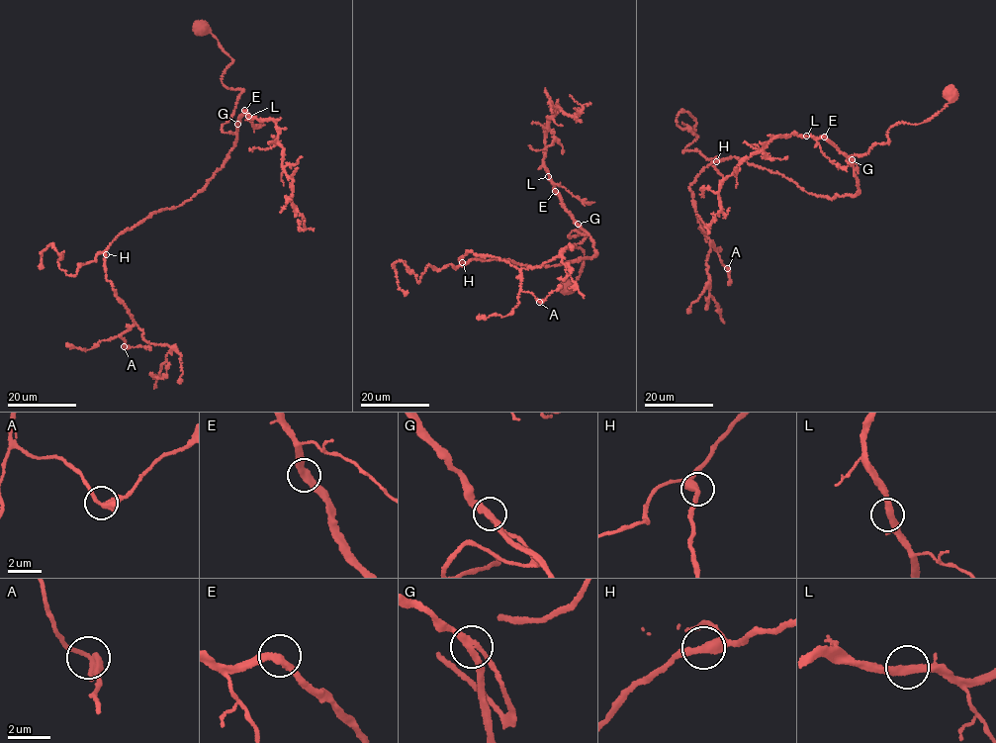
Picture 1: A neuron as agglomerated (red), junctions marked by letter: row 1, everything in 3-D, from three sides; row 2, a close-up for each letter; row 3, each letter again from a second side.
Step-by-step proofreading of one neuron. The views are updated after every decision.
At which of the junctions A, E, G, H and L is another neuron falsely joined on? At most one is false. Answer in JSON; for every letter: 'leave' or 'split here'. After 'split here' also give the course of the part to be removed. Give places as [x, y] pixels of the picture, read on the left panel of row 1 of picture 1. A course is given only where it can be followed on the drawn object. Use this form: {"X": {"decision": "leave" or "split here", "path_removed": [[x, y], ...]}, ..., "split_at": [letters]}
{"A": {"decision": "leave"}, "E": {"decision": "leave"}, "G": {"decision": "leave"}, "H": {"decision": "leave"}, "L": {"decision": "leave"}, "split_at": []}

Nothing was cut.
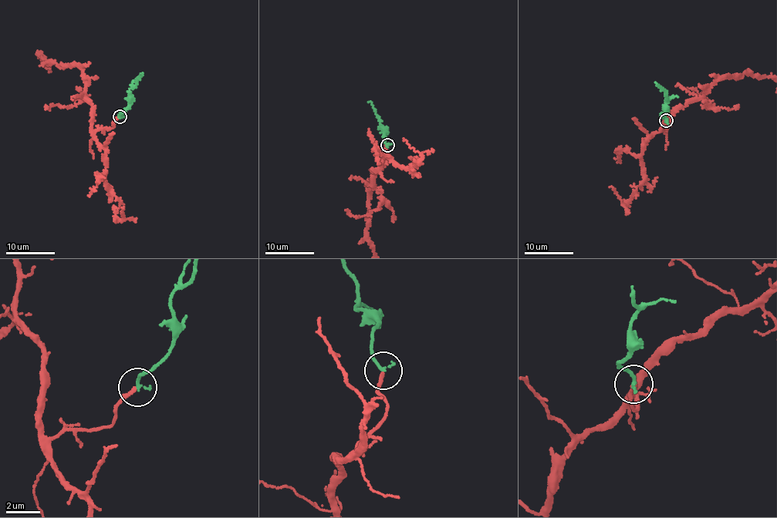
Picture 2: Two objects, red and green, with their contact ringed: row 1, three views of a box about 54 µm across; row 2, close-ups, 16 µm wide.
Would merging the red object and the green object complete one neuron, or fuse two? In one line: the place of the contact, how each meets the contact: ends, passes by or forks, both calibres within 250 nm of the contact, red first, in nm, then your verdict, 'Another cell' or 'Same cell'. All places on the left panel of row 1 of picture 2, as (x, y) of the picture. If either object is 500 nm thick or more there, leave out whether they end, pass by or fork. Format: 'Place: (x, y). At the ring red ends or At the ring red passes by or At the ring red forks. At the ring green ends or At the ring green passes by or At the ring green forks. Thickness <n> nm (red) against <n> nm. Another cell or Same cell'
Place: (119, 116). At the ring red ends. At the ring green ends. Thickness 220 nm (red) against 220 nm. Same cell

